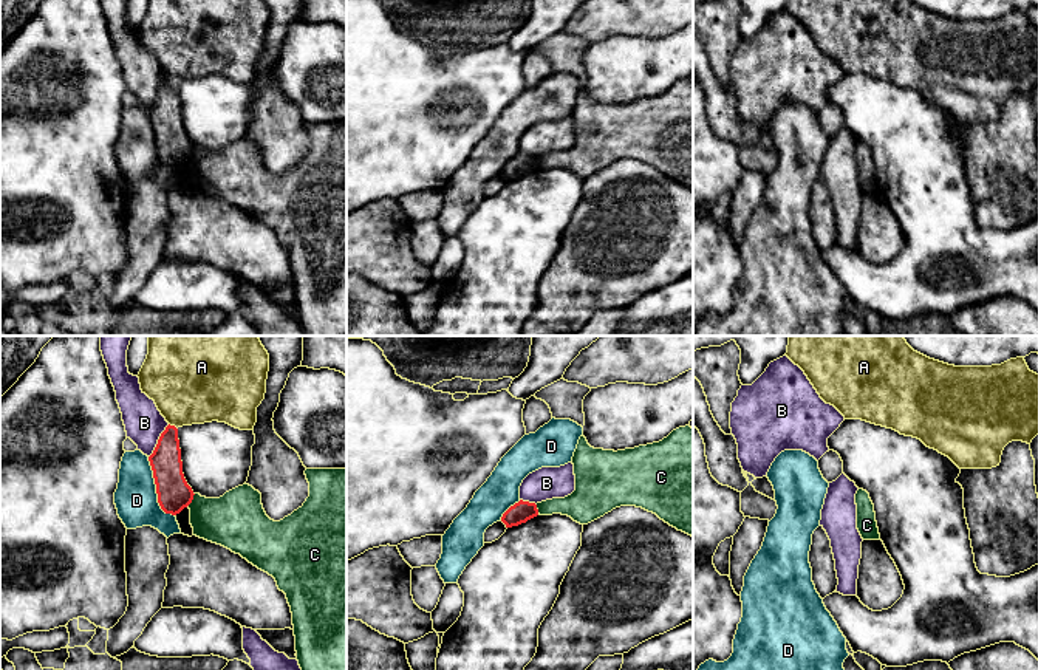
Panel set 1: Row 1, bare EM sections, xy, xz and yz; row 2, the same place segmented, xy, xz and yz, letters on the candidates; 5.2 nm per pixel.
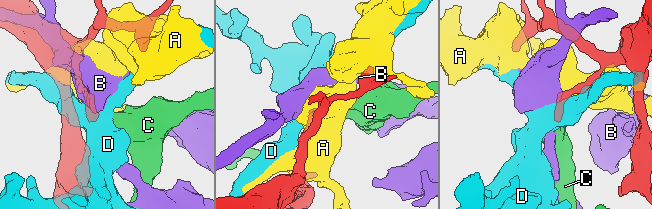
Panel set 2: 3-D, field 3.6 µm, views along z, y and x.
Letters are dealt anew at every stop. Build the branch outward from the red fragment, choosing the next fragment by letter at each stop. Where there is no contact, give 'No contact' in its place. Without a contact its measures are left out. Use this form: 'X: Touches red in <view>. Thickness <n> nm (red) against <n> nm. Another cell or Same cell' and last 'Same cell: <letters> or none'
A: Touches red in xy. Thickness 160 nm (red) against 440 nm. Another cell
B: Touches red in xy. Thickness 160 nm (red) against 200 nm. Another cell
C: Touches red in xy. Thickness 180 nm (red) against 280 nm. Another cell
D: Touches red in xy. Thickness 180 nm (red) against 220 nm. Another cell
Same cell: none

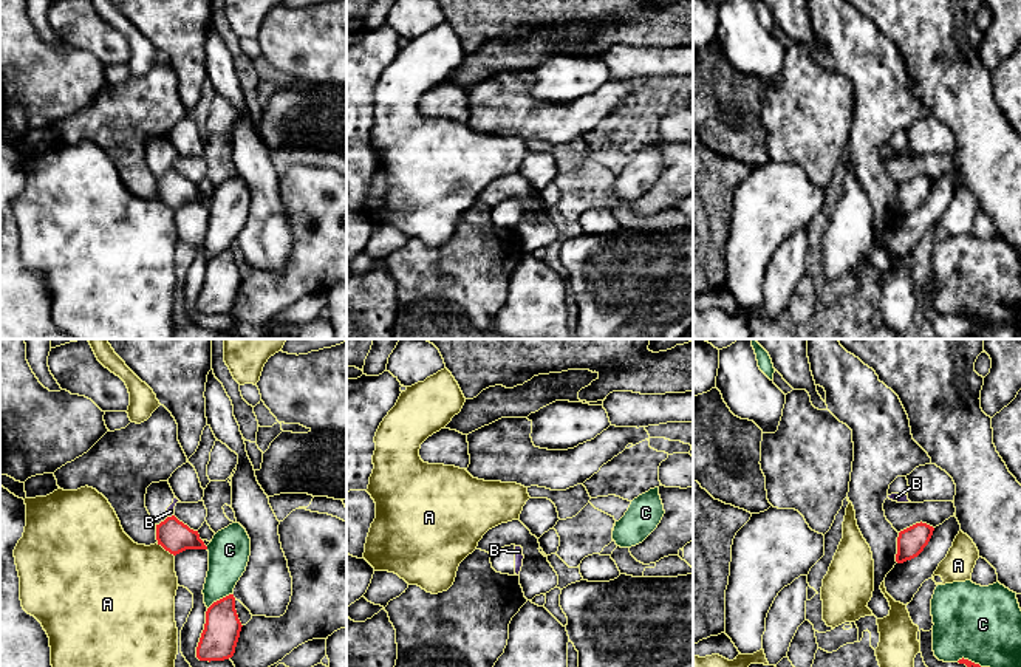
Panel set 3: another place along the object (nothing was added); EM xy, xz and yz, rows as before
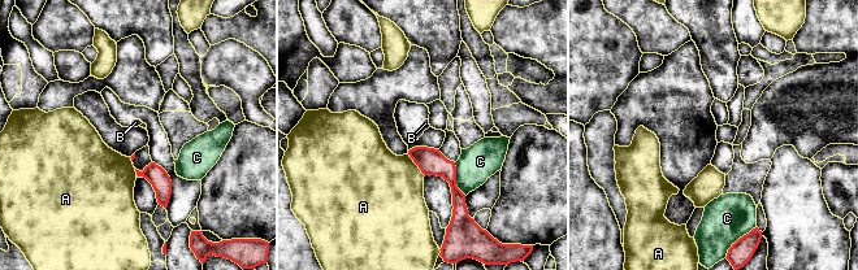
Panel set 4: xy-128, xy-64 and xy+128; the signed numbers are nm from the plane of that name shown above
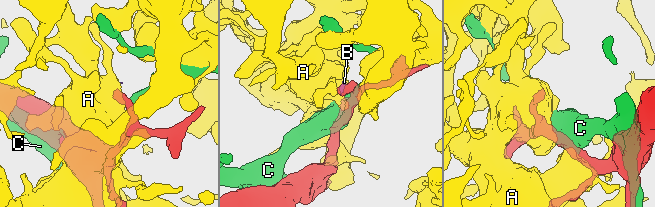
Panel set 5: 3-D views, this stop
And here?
A: Touches red in xy. Thickness 170 nm (red) against 440 nm. Another cell
B: Touches red in xy. Thickness 170 nm (red) against 50 nm. Another cell
C: Touches red in xy. Thickness 190 nm (red) against 220 nm. Another cell
Same cell: none

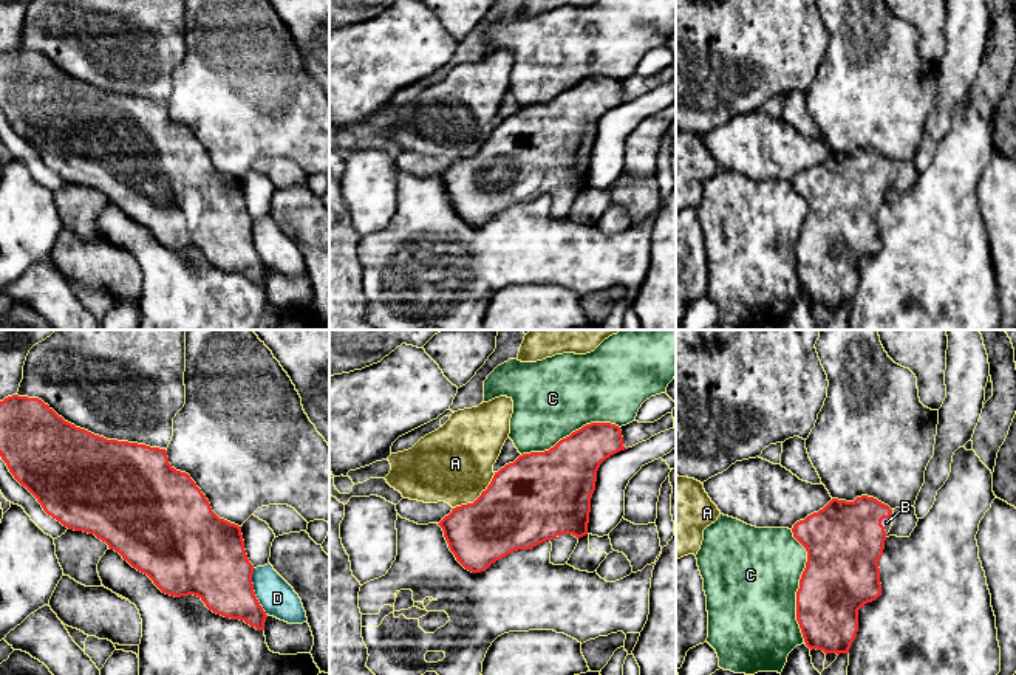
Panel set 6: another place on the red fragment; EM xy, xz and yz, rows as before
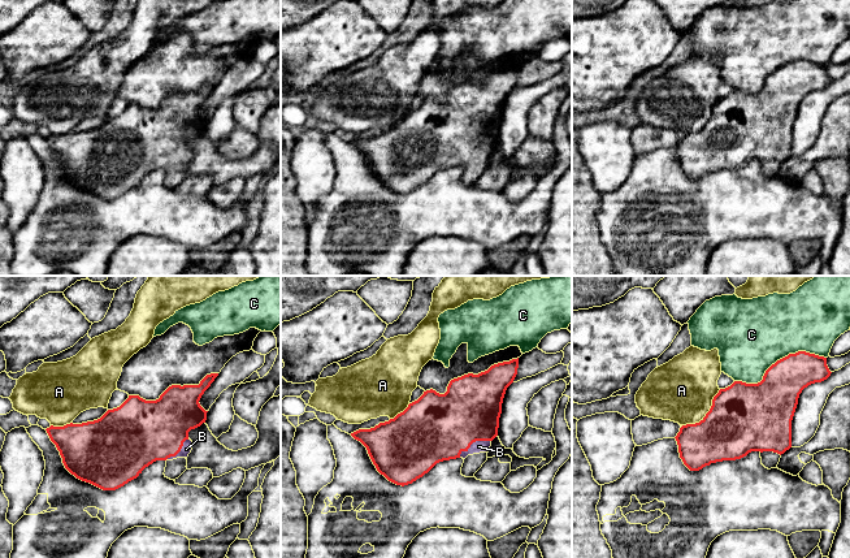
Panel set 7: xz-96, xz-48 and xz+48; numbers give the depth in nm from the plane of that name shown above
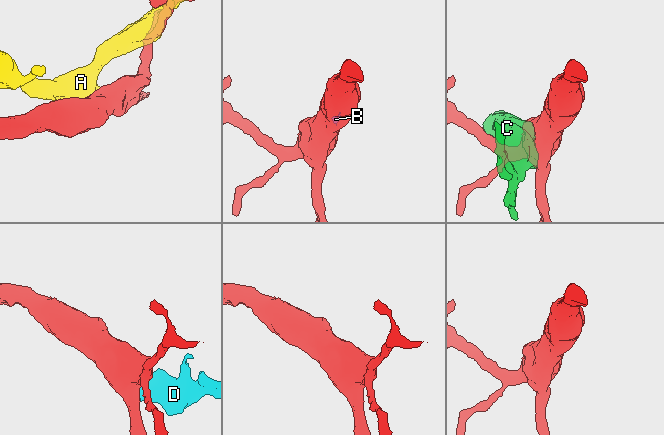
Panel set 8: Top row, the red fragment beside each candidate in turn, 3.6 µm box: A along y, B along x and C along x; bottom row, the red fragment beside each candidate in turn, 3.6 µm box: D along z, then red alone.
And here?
A: Touches red in xz. Thickness 420 nm (red) against 400 nm. Another cell
B: Touches red in yz. Thickness 400 nm (red) against 50 nm. Same cell
C: Touches red in yz. Thickness 380 nm (red) against 480 nm. Another cell
D: Touches red in xy. Thickness 360 nm (red) against 190 nm. Another cell
Same cell: B

